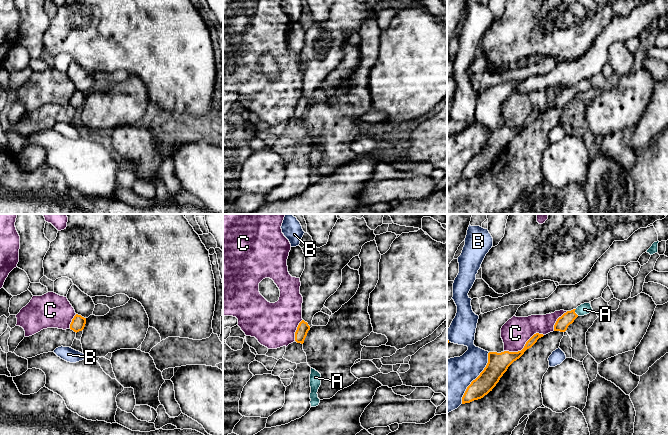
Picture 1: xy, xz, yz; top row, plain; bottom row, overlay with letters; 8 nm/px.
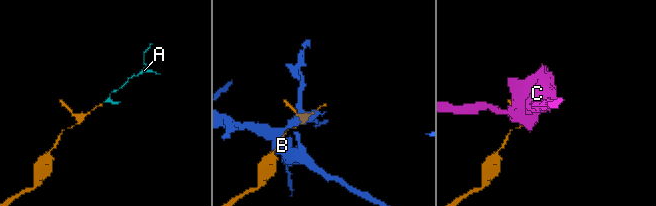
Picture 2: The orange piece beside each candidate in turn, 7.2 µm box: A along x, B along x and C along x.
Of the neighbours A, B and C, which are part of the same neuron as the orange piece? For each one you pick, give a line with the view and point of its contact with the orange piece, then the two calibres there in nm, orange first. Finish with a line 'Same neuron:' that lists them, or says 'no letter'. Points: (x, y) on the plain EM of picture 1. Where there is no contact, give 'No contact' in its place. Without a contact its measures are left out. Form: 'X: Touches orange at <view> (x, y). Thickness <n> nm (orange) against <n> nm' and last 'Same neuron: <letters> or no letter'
A: Touches orange at yz (574, 88). Thickness 110 nm (orange) against 90 nm
Same neuron: A

